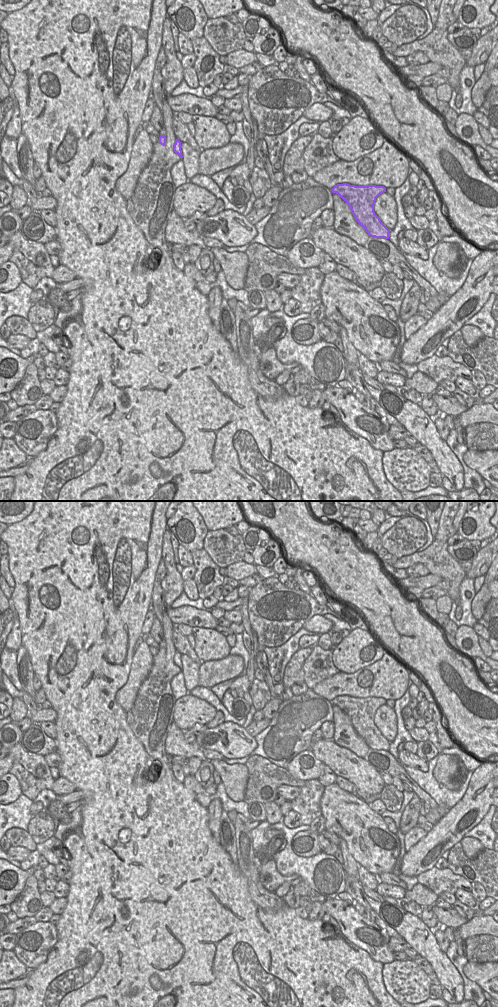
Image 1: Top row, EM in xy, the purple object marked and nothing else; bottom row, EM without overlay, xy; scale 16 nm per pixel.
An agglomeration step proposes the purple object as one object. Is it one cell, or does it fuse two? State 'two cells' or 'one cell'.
two cells

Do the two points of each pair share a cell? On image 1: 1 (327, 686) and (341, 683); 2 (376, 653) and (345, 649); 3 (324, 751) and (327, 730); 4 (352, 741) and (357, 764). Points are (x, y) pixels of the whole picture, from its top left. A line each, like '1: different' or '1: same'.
1: same
2: same
3: different
4: different

